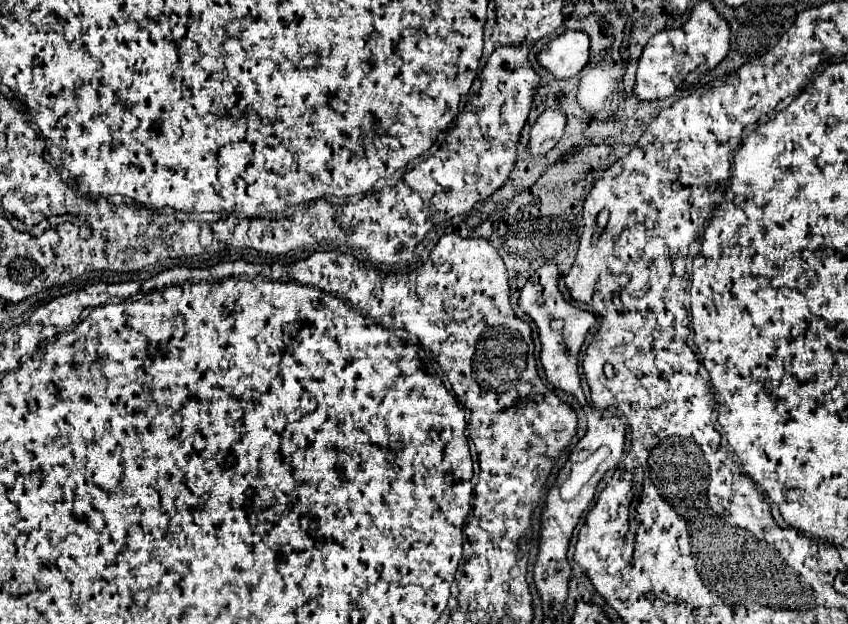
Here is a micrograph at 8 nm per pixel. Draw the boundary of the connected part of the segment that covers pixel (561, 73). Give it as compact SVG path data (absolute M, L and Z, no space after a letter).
M565 31L537 53L537 61L555 79L575 77L589 61L589 37L581 31Z

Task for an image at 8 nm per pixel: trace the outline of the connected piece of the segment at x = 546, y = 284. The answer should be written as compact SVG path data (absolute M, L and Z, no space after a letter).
M543 265L535 271L535 275L529 277L525 287L521 289L519 307L531 317L531 321L539 329L541 339L541 363L545 367L547 381L561 389L561 387L581 387L579 383L579 371L577 371L577 357L581 351L581 345L589 333L589 329L595 325L595 315L583 309L575 309L561 293L557 283L559 271L555 265Z

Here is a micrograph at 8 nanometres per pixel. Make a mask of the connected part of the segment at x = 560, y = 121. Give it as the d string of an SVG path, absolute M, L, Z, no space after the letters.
M547 109L537 117L537 121L531 127L529 133L529 143L527 143L527 153L531 157L539 157L549 153L557 141L561 139L565 129L565 115L557 109Z

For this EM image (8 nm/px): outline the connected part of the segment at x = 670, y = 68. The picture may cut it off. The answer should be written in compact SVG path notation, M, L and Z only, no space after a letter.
M701 1L693 9L693 17L685 23L685 29L661 31L649 39L639 57L637 79L633 95L639 101L657 101L661 97L671 97L683 79L693 71L711 71L729 53L729 25L719 17L709 1Z

